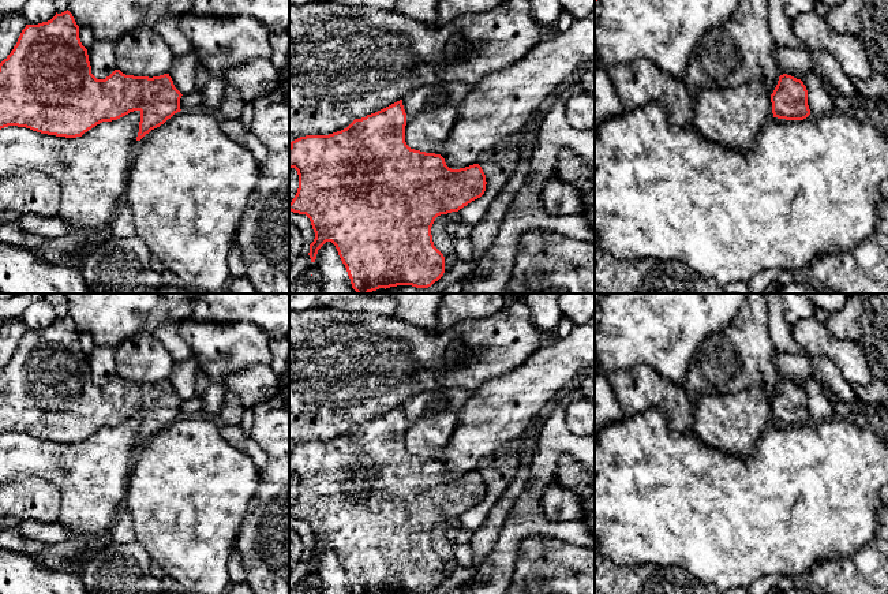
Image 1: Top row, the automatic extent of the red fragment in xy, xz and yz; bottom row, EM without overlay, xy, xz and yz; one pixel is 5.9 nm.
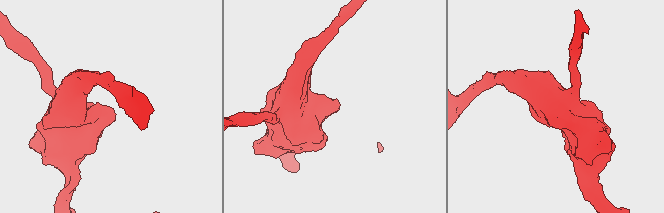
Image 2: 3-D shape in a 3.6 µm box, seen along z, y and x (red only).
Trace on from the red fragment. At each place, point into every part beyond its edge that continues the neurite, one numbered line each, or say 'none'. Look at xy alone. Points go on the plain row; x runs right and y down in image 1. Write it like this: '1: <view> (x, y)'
none

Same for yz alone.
none

